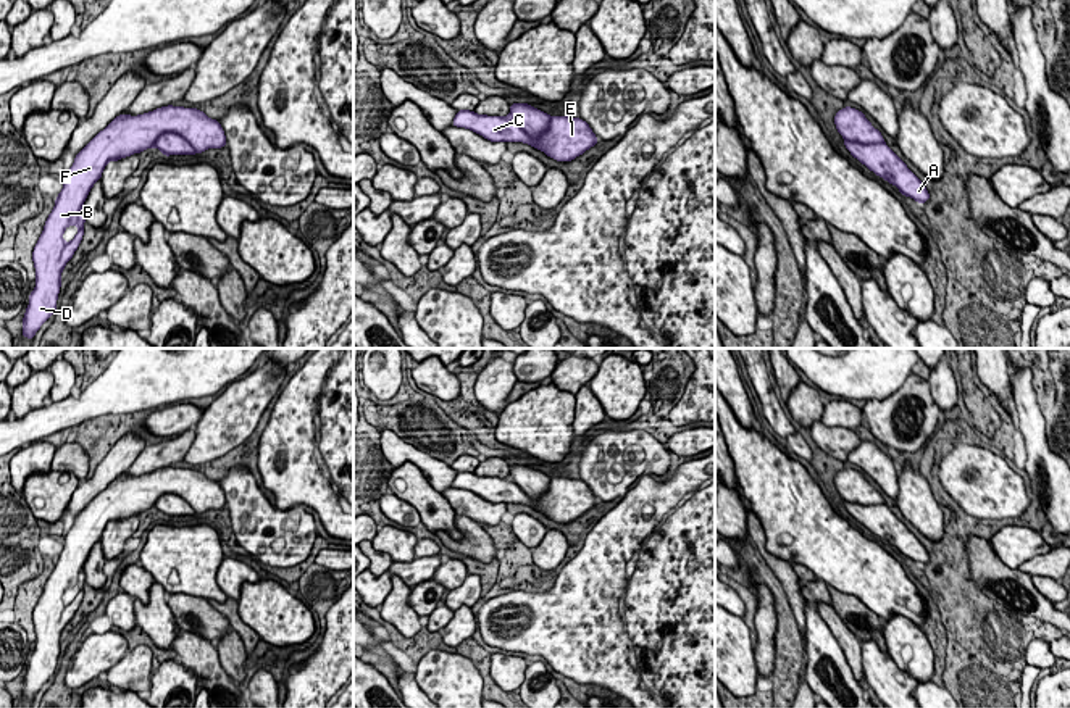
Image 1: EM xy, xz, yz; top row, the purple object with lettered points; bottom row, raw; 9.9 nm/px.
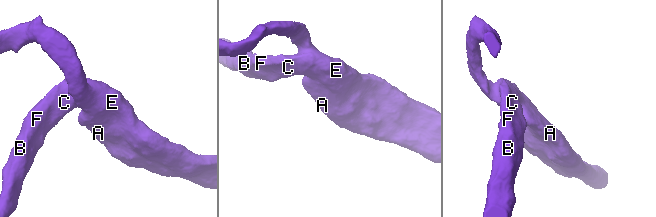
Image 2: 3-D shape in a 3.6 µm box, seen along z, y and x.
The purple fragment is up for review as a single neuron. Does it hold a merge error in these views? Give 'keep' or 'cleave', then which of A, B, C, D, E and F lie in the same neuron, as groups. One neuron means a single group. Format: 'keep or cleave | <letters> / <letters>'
cleave | A / B C D E F

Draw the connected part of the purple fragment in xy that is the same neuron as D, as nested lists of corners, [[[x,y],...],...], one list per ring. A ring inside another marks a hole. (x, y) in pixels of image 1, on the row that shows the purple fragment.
[[[168,105],[137,116],[121,113],[100,131],[74,156],[73,166],[65,174],[63,189],[55,198],[55,206],[34,247],[36,287],[29,294],[21,337],[32,340],[40,326],[56,311],[61,271],[84,235],[84,202],[94,184],[102,179],[107,163],[155,147],[157,139],[165,132],[179,134],[197,153],[226,147],[219,121],[194,106]],[[68,226],[79,227],[71,242],[63,240]]]

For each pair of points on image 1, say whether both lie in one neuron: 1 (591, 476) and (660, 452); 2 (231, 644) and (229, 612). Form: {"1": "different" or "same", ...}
{"1": "same", "2": "same"}

